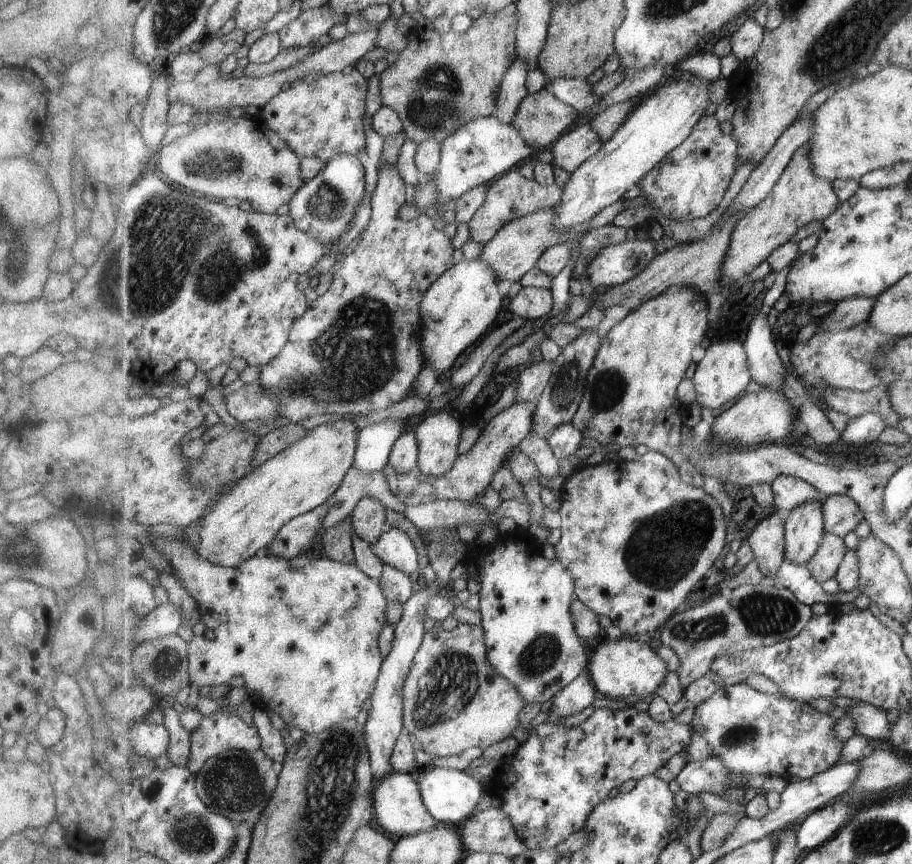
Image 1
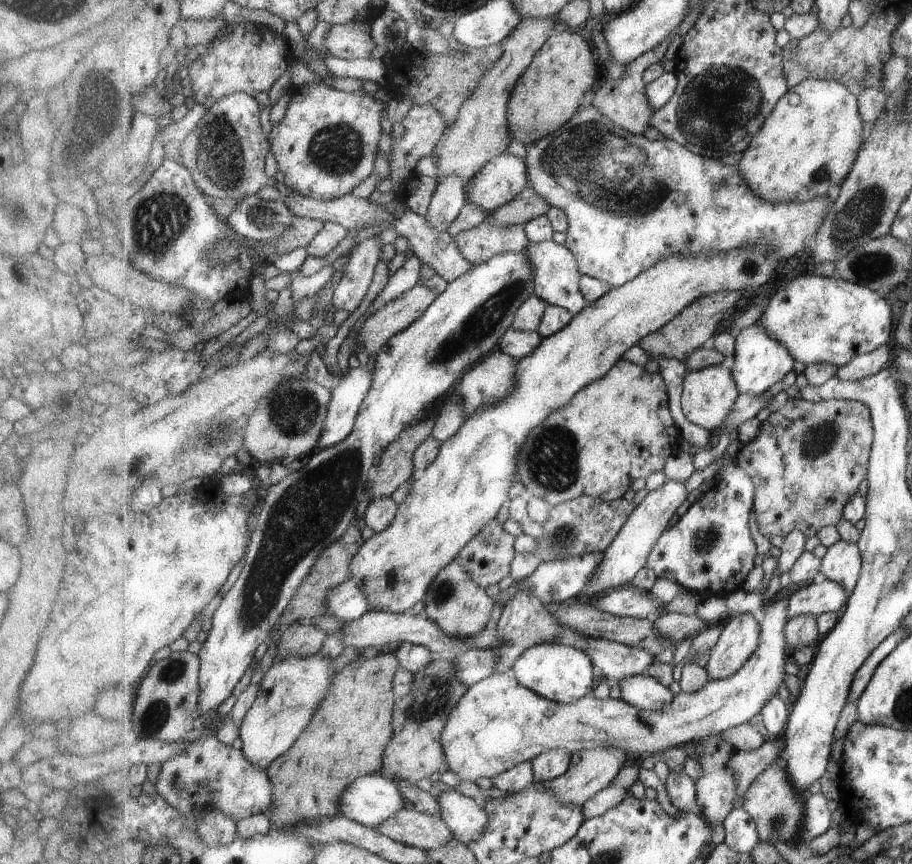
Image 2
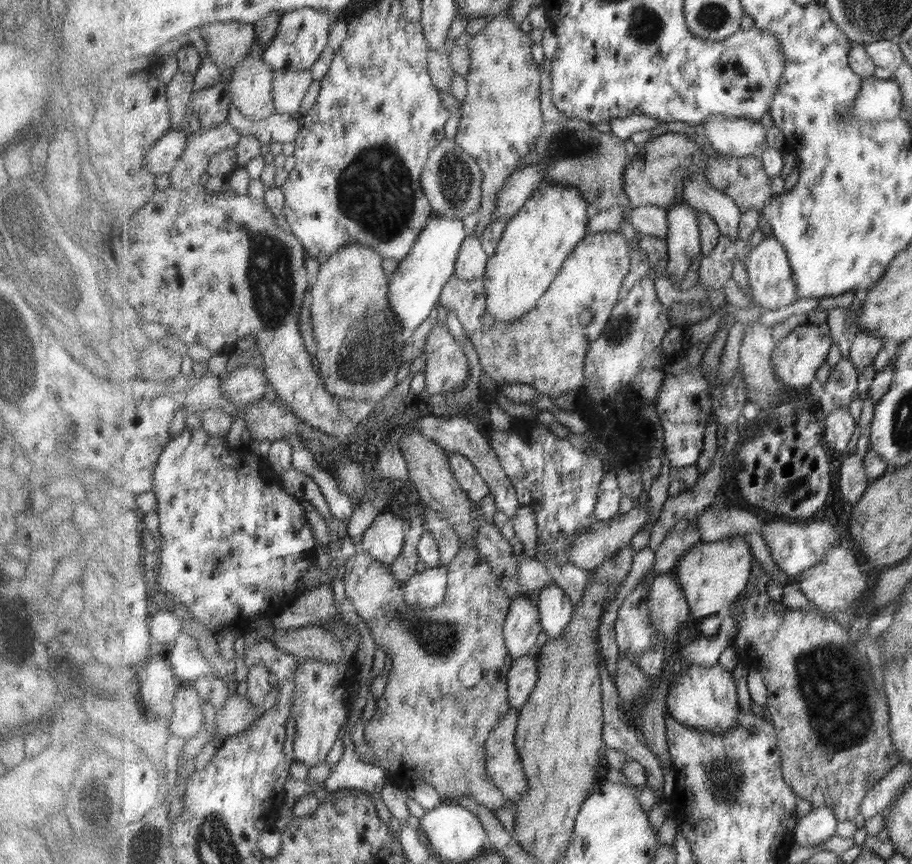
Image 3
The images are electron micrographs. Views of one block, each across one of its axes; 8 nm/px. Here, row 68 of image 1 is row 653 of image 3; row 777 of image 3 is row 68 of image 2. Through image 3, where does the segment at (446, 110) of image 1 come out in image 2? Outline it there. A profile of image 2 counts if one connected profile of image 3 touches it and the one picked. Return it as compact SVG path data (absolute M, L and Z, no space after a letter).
M448 41L445 52L429 52L427 44L424 51L405 50L405 46L395 52L386 50L383 57L383 62L387 66L386 88L394 101L399 103L405 100L406 104L403 105L409 107L437 106L449 125L455 124L460 117L462 106L476 92L484 75L504 57L504 54L505 48L502 43L487 48L464 47L463 52L461 50L449 52Z

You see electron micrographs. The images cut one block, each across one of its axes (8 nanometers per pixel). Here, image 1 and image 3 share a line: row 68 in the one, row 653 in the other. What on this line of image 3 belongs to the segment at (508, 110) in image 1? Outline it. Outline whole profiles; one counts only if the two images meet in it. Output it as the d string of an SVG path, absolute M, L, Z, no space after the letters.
M518 596L512 602L504 624L504 635L509 654L517 660L536 650L537 636L544 631L540 608L528 596Z

